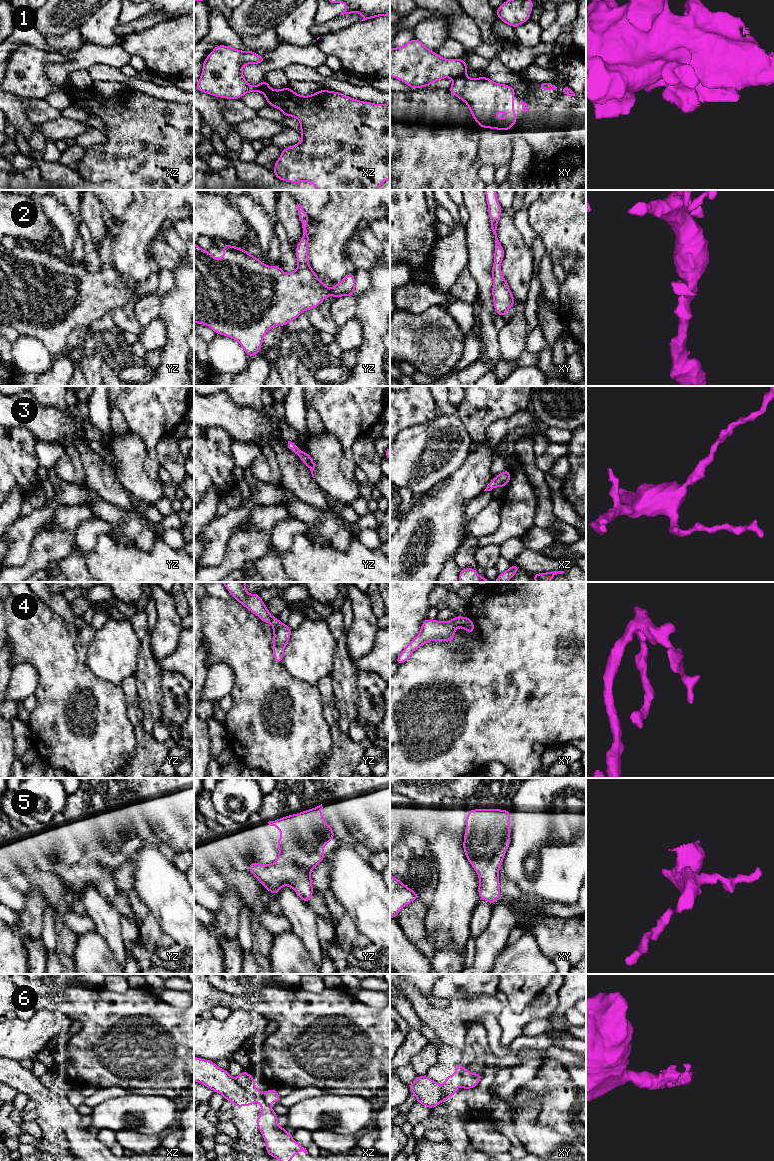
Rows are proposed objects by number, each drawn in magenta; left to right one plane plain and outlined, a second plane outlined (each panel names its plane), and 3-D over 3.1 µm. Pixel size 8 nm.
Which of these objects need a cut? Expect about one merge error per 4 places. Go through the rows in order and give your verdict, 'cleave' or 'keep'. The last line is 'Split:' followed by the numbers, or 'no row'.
1: cleave
2: keep
3: keep
4: keep
5: keep
6: keep
Split: 1

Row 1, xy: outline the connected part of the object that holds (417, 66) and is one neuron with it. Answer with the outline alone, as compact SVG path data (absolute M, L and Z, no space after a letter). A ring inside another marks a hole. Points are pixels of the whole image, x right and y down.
M412 39L407 44L390 49L390 76L403 81L411 89L429 87L443 78L466 75L468 66L462 58L445 59L428 49L420 40Z

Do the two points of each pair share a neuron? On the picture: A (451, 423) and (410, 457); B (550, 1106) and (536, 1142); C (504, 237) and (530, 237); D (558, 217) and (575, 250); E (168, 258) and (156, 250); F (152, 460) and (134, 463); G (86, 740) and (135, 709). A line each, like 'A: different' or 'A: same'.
A: same
B: different
C: different
D: same
E: same
F: different
G: different

